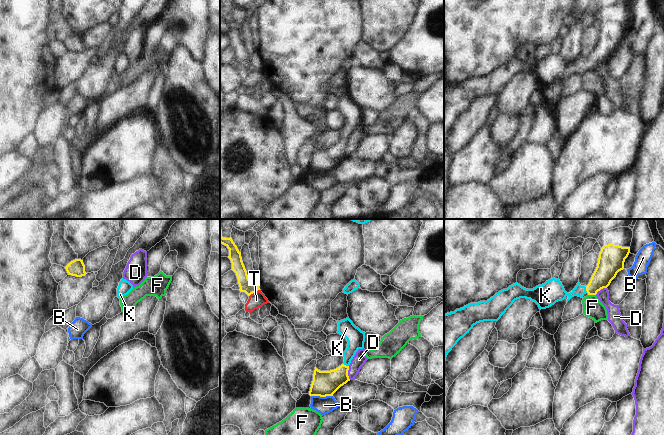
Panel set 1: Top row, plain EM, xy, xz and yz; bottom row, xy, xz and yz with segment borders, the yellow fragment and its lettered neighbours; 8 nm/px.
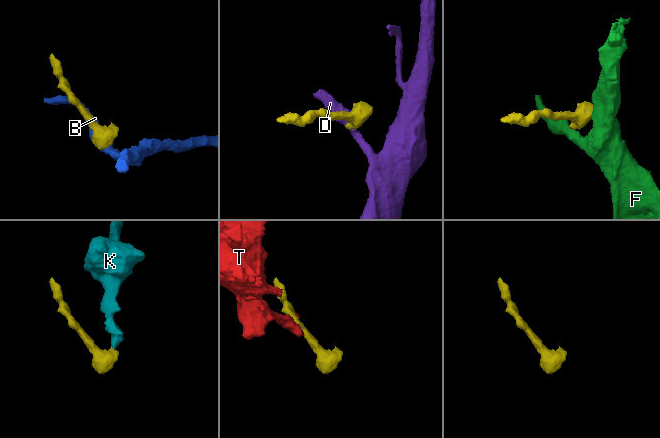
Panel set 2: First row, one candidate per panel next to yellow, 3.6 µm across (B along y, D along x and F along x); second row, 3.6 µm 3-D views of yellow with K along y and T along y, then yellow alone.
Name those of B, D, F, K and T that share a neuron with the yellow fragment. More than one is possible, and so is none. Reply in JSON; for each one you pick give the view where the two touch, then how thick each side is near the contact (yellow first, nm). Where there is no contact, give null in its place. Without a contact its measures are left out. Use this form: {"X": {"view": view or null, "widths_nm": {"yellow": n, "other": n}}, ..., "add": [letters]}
{"K": {"view": "xz", "widths_nm": {"yellow": 200, "other": 150}}, "add": ["K"]}

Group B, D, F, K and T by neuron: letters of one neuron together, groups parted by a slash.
B / D / F / K / T

